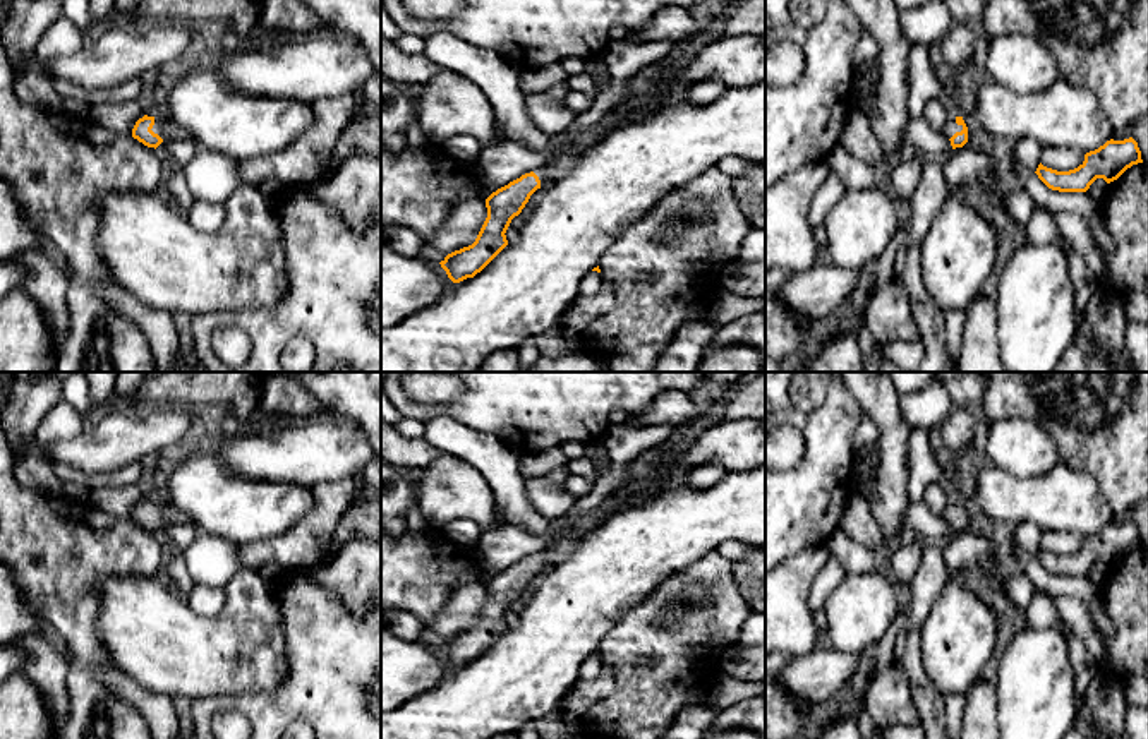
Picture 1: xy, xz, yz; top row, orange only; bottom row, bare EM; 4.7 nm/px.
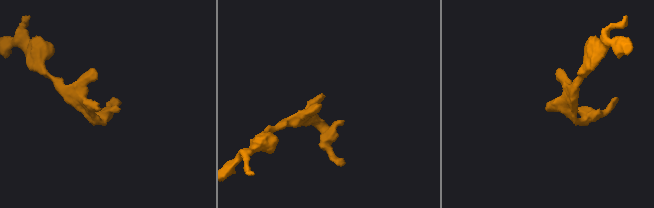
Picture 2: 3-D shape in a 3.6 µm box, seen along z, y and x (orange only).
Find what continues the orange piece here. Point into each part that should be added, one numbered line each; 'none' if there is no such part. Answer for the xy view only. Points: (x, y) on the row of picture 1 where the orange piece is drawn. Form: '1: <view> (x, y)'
1: xy (167, 129)

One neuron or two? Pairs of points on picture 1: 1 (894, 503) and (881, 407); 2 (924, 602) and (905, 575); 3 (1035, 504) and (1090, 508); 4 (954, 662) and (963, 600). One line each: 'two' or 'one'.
1: one
2: two
3: one
4: one

